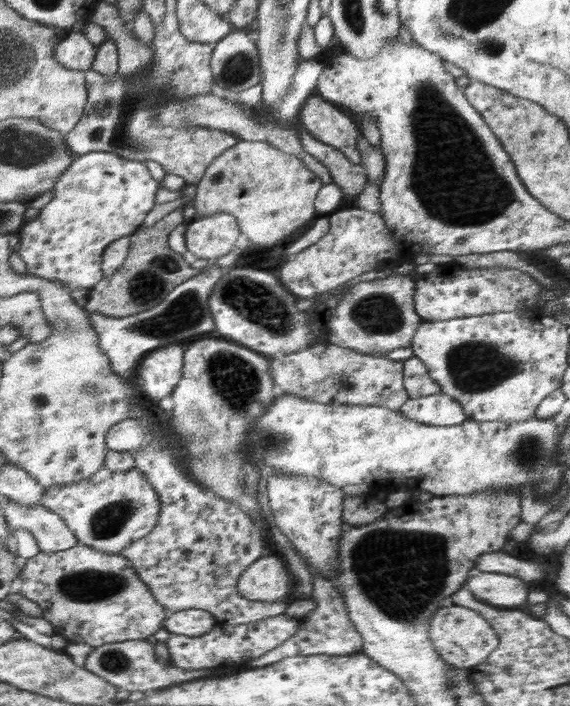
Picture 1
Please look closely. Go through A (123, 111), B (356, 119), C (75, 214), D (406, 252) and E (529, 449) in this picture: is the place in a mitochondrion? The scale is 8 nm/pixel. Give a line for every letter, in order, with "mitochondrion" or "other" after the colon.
A: mitochondrion
B: other
C: other
D: other
E: mitochondrion

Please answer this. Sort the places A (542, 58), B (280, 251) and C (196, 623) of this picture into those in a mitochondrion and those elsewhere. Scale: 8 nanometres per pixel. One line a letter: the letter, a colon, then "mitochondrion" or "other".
A: other
B: other
C: other

